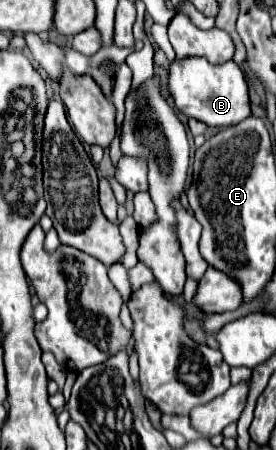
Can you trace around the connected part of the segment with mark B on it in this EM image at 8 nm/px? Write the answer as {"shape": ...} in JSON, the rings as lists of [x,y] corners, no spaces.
{"shape":[[[187,58],[175,60],[169,70],[167,88],[173,96],[173,104],[189,118],[197,118],[213,128],[227,128],[243,122],[251,116],[249,102],[249,86],[243,70],[233,62],[225,62],[219,66],[209,64],[203,58]]]}

